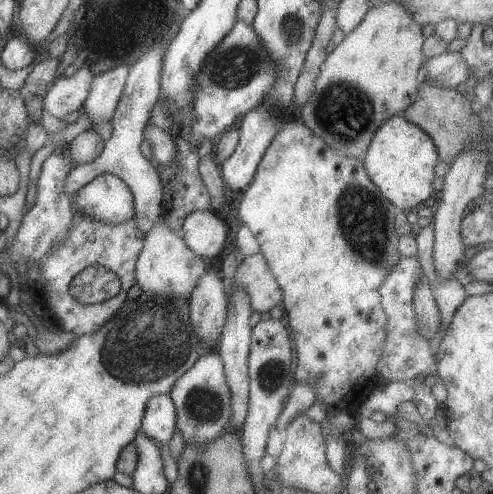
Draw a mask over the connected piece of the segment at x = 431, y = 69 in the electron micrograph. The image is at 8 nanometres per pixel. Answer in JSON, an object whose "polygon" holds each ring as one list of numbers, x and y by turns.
{"polygon":[[443,52,426,59,420,75,421,82,427,82,434,87,454,89,457,84,466,82,468,68,458,52]]}

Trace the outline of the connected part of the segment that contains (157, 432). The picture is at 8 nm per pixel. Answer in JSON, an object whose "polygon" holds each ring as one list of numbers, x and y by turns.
{"polygon":[[167,393,150,396,140,420,140,430,160,446,167,444,174,432,176,410]]}

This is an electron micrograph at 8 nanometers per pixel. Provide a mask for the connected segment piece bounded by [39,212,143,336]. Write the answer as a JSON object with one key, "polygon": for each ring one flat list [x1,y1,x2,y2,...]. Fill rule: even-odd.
{"polygon":[[81,214,71,216,71,226,61,242,51,250,51,254,39,264,41,276,41,290,45,294,47,308,55,316,61,330,73,332,74,335,88,335,101,328,126,301,127,290,135,283,135,264,143,246,142,233,137,228,137,222,133,218,121,222,121,224,105,224,97,220,89,220],[89,265,99,265,110,270,120,282,119,292,110,299,93,303,92,305,80,305,69,294,70,280]]}

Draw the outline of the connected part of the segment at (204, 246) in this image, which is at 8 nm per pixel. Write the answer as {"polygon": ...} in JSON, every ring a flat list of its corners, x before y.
{"polygon":[[193,210,183,218,180,234,195,254,213,262,225,246,227,222,207,210]]}

